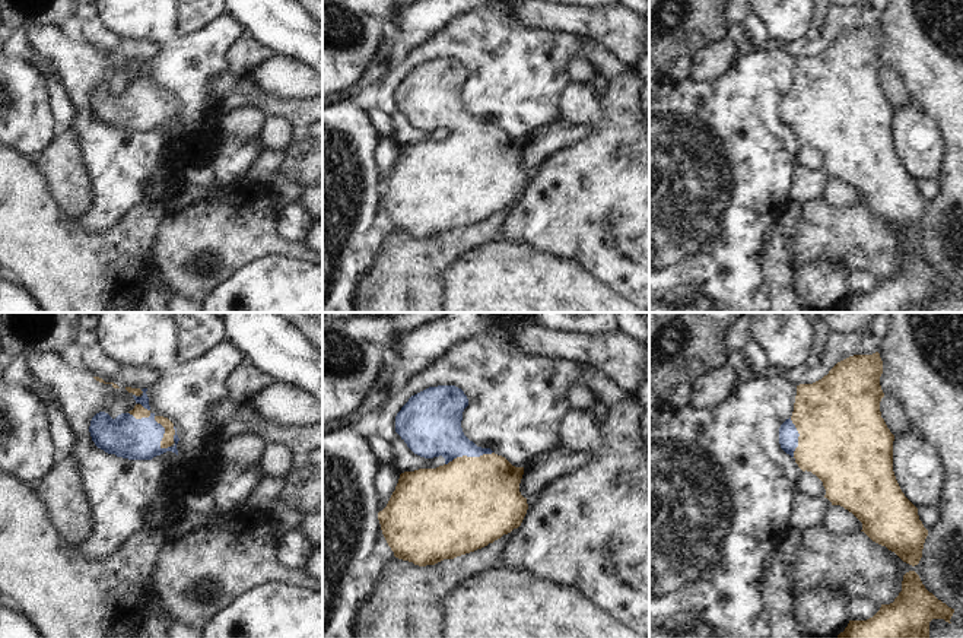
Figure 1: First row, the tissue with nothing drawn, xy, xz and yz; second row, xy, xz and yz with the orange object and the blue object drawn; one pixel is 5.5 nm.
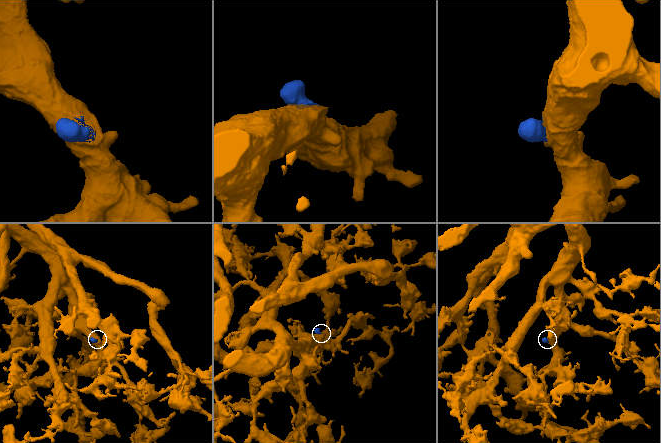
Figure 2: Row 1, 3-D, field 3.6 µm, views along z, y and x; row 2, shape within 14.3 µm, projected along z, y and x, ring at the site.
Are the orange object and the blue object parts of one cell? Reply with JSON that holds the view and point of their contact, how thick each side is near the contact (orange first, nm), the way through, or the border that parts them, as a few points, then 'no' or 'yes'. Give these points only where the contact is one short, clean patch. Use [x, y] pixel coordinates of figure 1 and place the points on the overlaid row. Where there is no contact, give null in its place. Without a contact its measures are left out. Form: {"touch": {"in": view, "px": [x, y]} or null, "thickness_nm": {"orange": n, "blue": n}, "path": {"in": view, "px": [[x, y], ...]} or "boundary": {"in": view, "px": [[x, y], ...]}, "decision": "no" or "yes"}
{"touch": {"in": "xz", "px": [469, 457]}, "thickness_nm": {"orange": 500, "blue": 300}, "decision": "yes"}

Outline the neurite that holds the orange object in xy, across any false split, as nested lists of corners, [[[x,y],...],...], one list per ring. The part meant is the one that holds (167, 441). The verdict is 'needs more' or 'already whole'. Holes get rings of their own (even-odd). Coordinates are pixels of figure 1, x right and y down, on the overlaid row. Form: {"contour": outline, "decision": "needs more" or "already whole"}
{"contour": [[[147,388],[134,397],[136,406],[128,413],[112,419],[108,413],[96,413],[89,426],[95,445],[108,454],[128,460],[152,460],[166,451],[178,456],[177,428],[163,416],[150,412]]], "decision": "needs more"}

